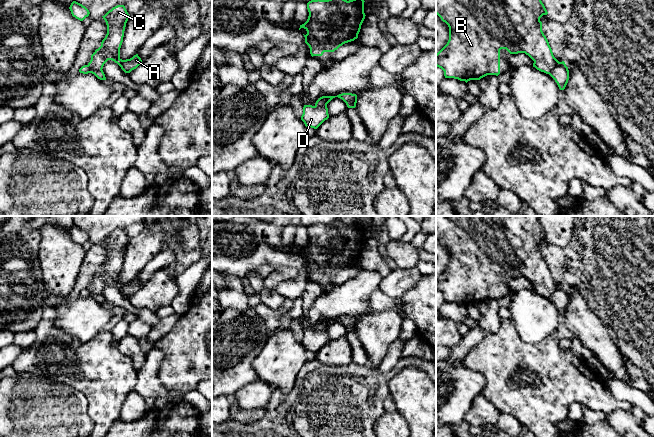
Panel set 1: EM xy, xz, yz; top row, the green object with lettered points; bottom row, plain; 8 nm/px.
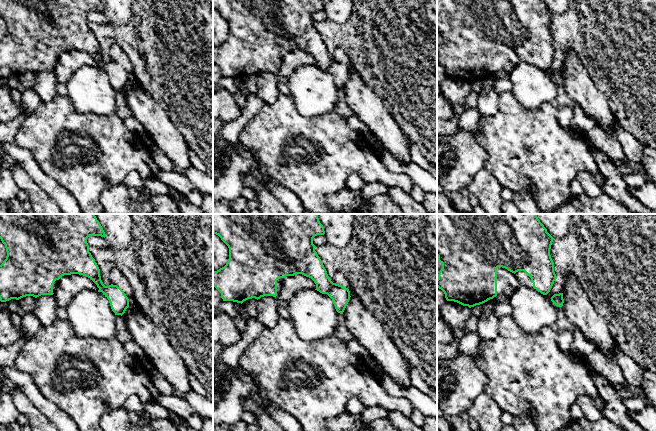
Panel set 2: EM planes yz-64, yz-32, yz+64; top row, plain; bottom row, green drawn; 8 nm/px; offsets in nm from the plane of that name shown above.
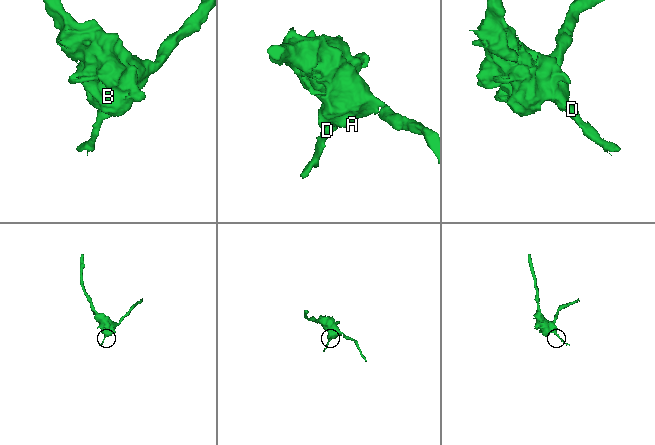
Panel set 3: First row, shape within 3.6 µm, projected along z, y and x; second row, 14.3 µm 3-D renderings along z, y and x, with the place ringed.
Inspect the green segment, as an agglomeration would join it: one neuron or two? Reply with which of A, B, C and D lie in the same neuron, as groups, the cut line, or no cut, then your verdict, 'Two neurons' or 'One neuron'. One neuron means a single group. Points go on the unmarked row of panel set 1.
Groups: A B C / D. Split along xy (87, 289), (92, 293), (101, 294). Two neurons

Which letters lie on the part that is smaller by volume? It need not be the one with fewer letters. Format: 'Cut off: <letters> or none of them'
Cut off: D

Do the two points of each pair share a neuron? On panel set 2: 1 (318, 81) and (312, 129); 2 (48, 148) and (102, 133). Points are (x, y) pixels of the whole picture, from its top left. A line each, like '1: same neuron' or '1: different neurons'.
1: different neurons
2: same neuron

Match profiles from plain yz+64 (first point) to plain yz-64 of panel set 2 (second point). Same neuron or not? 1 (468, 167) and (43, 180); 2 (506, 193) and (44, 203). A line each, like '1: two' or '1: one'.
1: two
2: two

